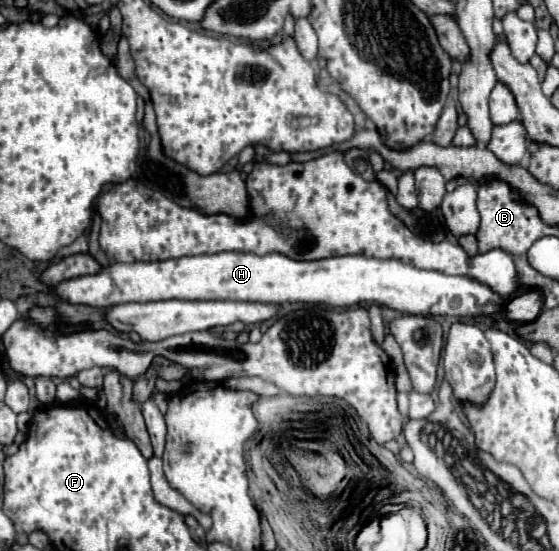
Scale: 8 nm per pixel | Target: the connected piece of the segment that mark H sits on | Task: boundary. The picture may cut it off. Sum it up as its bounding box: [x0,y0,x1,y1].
[54,253,502,317]

